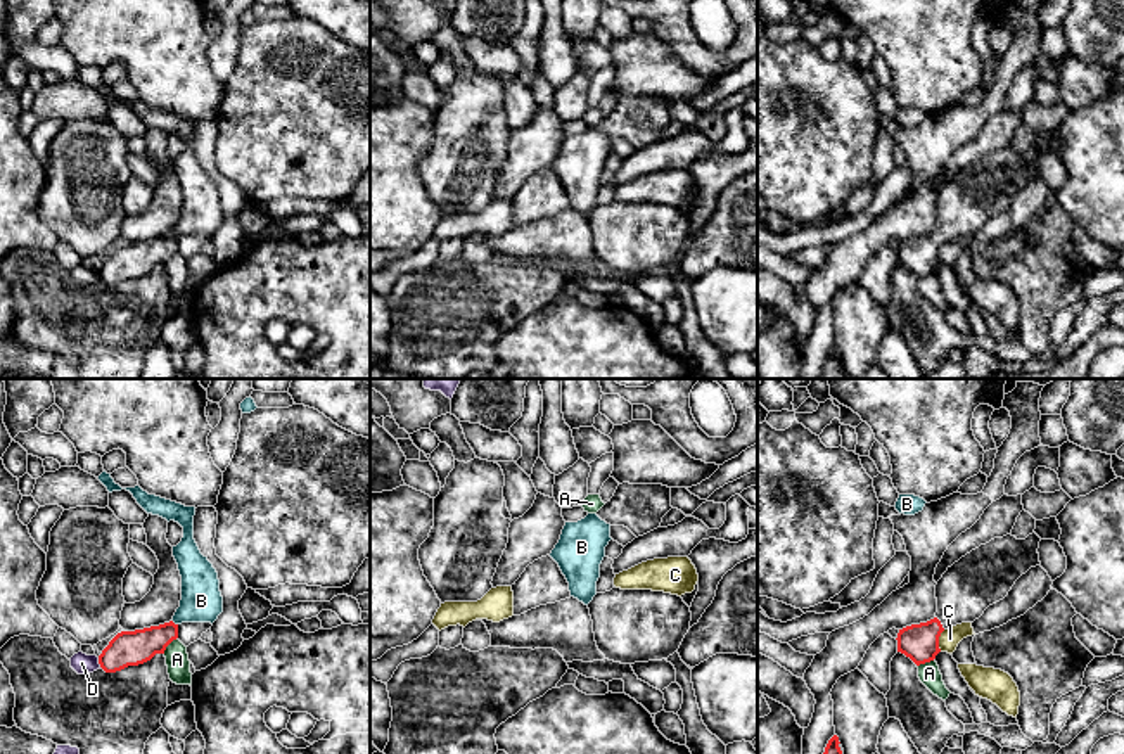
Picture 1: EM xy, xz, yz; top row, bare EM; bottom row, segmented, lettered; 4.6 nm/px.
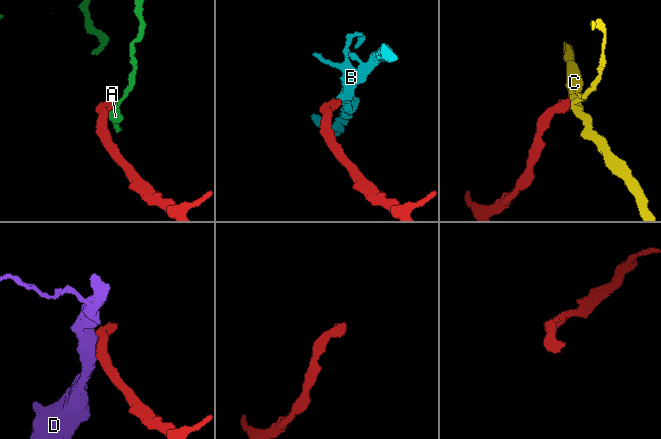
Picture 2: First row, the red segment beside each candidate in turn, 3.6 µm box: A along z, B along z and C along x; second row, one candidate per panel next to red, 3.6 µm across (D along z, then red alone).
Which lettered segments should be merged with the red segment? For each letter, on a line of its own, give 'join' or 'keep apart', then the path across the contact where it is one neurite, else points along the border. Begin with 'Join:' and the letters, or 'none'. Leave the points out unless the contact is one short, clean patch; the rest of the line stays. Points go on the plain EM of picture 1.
Join: none
A: keep apart; border along xy (177, 249), (163, 265)
B: keep apart; border along xy (172, 234), (177, 237)
C: keep apart; border along yz (945, 242), (939, 249), (939, 263)
D: keep apart; border along xy (97, 270), (101, 279)

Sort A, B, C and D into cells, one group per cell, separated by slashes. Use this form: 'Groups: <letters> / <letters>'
Groups: A / B / C / D

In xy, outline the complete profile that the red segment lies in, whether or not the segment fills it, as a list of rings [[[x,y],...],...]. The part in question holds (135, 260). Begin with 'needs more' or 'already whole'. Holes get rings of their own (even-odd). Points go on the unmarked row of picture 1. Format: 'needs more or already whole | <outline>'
already whole | [[[173,233],[135,244],[118,246],[99,268],[99,277],[105,285],[116,285],[128,278],[150,273],[156,266],[164,266],[166,259],[178,251],[178,237]]]

